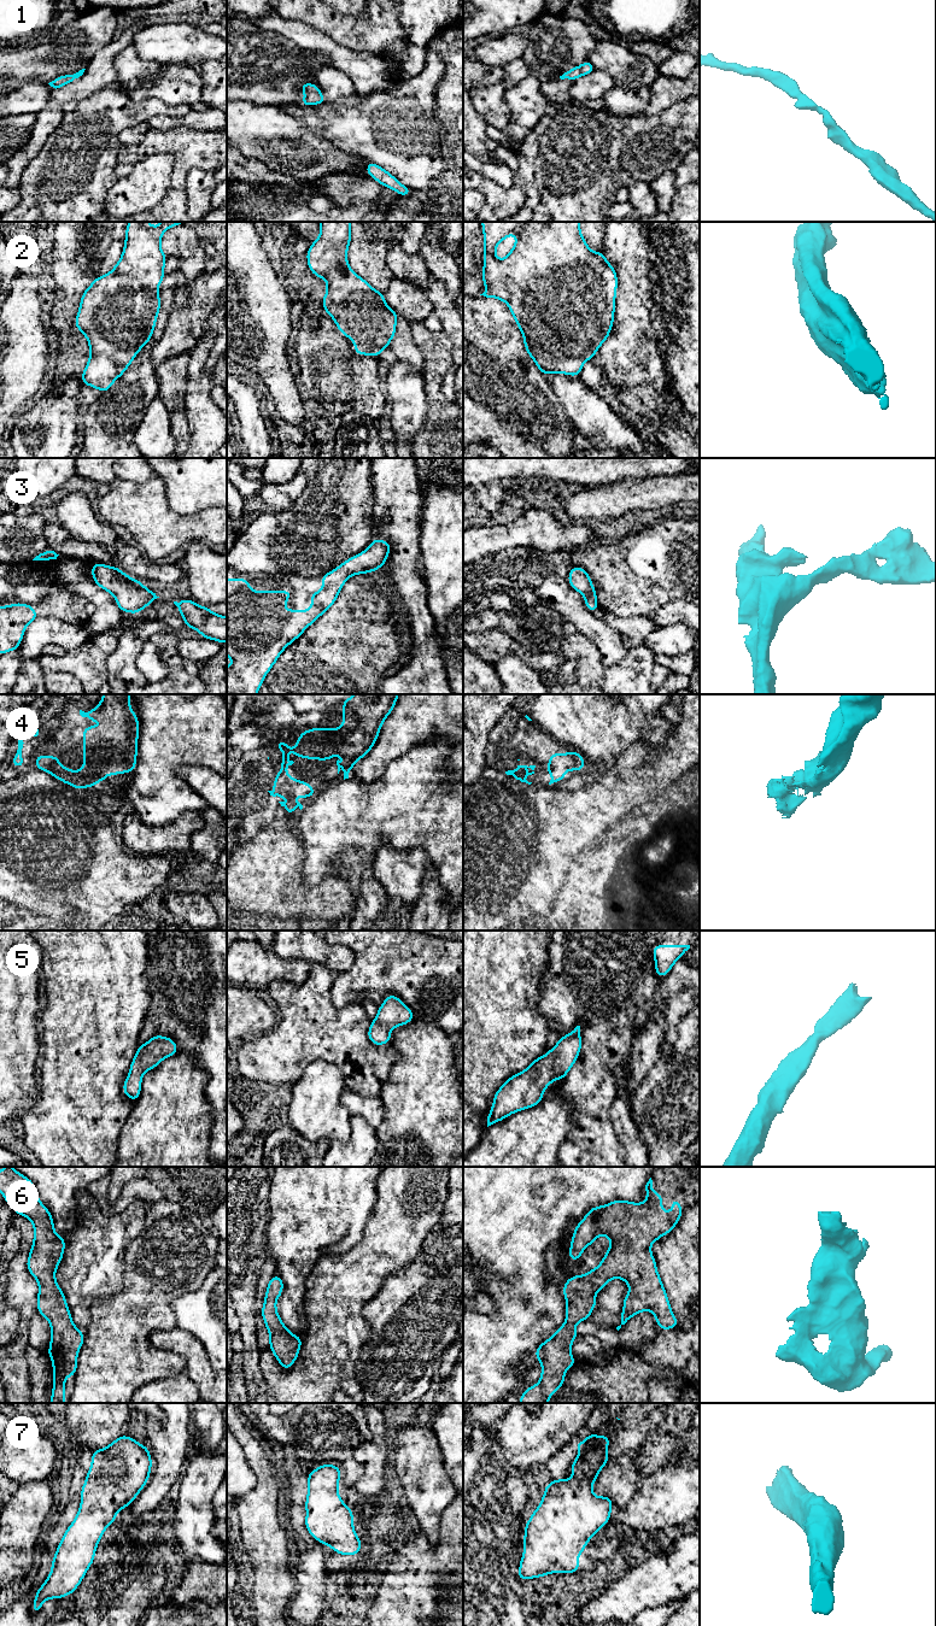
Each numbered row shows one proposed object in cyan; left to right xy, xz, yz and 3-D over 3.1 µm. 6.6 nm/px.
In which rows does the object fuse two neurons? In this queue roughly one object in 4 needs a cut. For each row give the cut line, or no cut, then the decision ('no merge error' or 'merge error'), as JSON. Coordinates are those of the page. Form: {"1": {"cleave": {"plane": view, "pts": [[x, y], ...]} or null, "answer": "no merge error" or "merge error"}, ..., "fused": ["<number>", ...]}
{"1": {"cleave": null, "answer": "no merge error"}, "2": {"cleave": null, "answer": "no merge error"}, "3": {"cleave": null, "answer": "no merge error"}, "4": {"cleave": null, "answer": "no merge error"}, "5": {"cleave": null, "answer": "no merge error"}, "6": {"cleave": null, "answer": "no merge error"}, "7": {"cleave": null, "answer": "no merge error"}, "fused": []}

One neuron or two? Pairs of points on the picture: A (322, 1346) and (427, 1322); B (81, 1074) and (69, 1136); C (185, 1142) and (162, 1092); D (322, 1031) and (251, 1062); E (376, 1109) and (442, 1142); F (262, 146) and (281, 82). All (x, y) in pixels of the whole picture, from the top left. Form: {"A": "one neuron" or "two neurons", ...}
{"A": "two neurons", "B": "one neuron", "C": "one neuron", "D": "one neuron", "E": "two neurons", "F": "two neurons"}

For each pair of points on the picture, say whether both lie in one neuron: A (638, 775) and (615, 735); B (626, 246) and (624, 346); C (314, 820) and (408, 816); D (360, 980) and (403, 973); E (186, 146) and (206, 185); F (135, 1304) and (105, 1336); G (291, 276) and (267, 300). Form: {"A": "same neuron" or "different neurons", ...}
{"A": "different neurons", "B": "same neuron", "C": "same neuron", "D": "same neuron", "E": "different neurons", "F": "same neuron", "G": "different neurons"}

